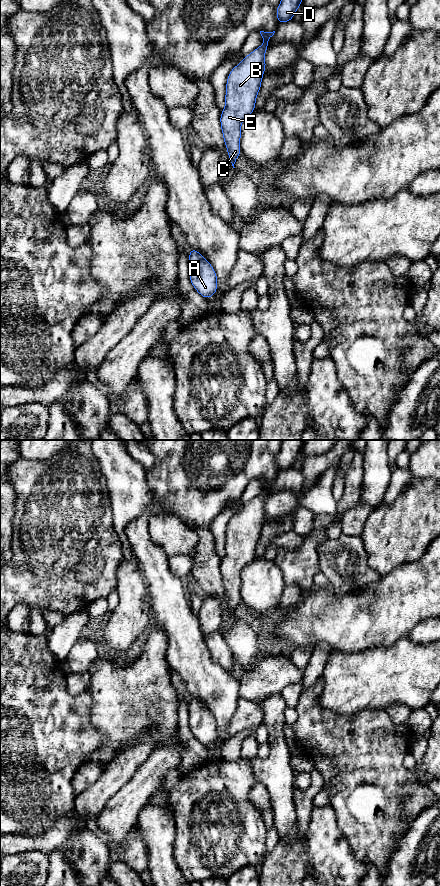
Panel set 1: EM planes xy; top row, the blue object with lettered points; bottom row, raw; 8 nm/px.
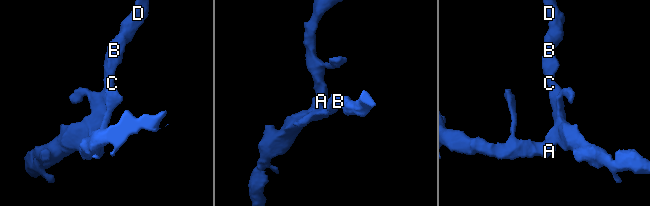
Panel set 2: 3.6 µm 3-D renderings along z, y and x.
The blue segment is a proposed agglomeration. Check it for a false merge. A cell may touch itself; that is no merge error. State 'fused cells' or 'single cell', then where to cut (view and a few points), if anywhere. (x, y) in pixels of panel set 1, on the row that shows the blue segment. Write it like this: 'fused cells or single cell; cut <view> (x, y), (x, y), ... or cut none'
single cell; cut none

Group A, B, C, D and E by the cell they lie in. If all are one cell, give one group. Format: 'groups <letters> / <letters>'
groups A B C D E

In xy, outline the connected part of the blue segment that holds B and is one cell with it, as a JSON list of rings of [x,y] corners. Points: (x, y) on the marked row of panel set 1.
[[[260,31],[264,43],[236,65],[226,82],[225,108],[221,112],[220,124],[229,160],[234,164],[241,154],[241,124],[255,111],[258,92],[266,69],[265,52],[273,32]]]

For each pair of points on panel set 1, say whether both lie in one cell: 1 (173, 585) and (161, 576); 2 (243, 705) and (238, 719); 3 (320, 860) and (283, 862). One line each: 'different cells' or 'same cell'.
1: same cell
2: same cell
3: same cell

